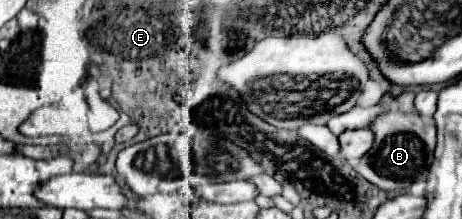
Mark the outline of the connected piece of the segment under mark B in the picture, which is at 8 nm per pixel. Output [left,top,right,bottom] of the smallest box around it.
[354,113,436,191]

